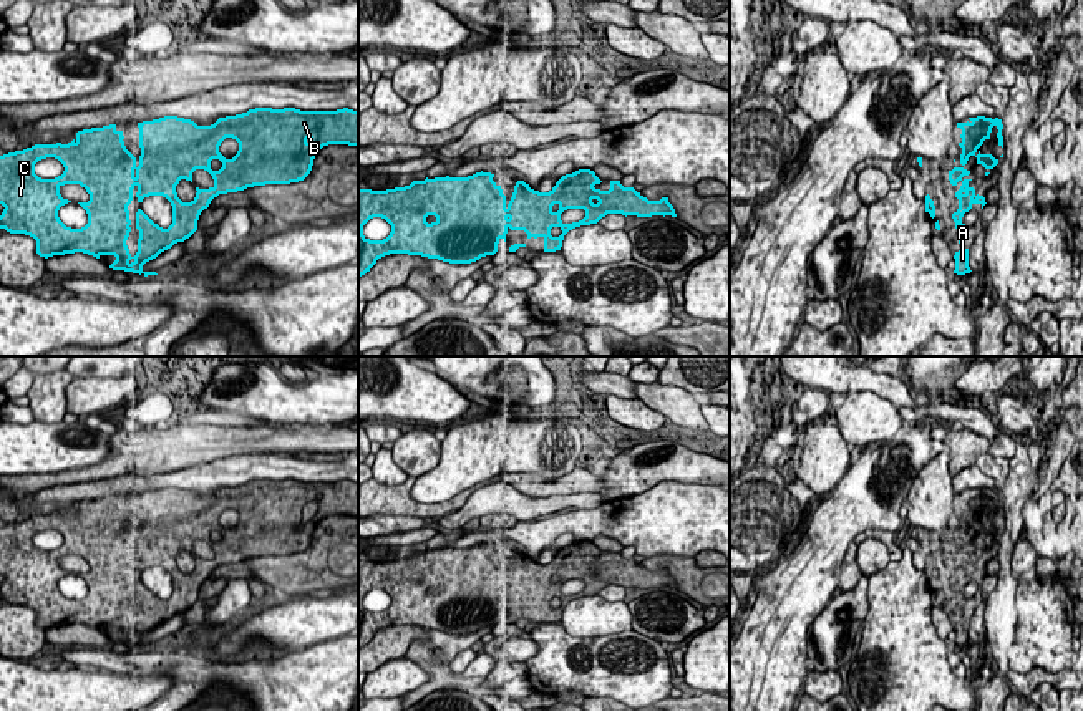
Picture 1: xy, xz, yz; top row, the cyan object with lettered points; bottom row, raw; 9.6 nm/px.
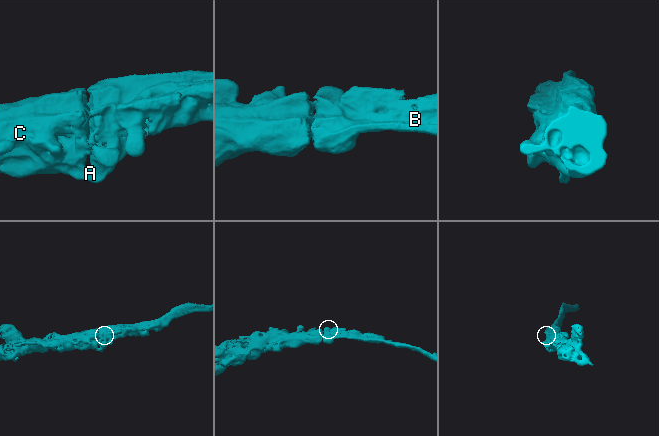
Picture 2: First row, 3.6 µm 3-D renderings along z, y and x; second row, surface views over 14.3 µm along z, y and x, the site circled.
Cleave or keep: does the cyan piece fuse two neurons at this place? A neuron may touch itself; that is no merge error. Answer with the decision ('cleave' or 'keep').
keep

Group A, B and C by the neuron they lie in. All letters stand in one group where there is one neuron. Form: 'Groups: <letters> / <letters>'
Groups: A B C

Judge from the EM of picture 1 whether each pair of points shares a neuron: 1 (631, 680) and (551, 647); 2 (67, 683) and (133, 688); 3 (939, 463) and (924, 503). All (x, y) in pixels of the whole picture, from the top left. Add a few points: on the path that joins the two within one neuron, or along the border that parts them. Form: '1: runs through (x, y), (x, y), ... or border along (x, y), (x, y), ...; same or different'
1: runs through (611, 675), (576, 675), (568, 667); same
2: runs through (83, 688), (116, 688); same
3: runs through (936, 473), (932, 493); same

